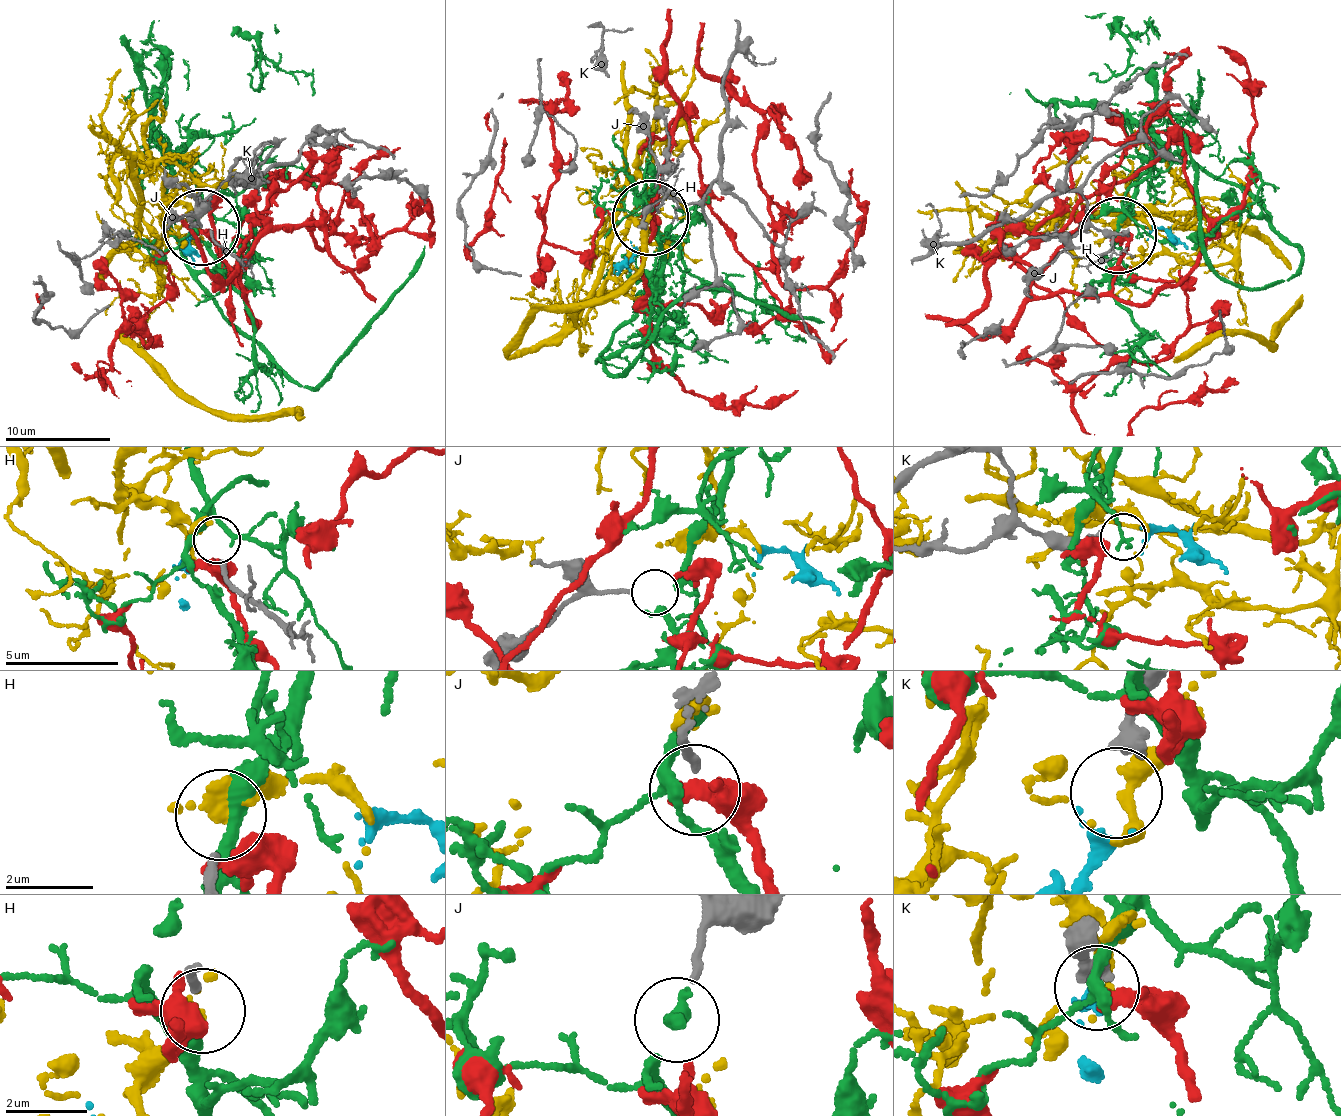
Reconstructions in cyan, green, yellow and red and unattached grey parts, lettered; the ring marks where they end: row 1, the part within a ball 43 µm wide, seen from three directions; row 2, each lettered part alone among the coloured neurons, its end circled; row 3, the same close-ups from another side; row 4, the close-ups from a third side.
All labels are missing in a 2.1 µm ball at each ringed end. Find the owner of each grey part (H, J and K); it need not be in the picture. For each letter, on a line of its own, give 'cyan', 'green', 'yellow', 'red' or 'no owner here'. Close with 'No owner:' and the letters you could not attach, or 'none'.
H: no owner here
J: red
K: cyan
No owner: H

